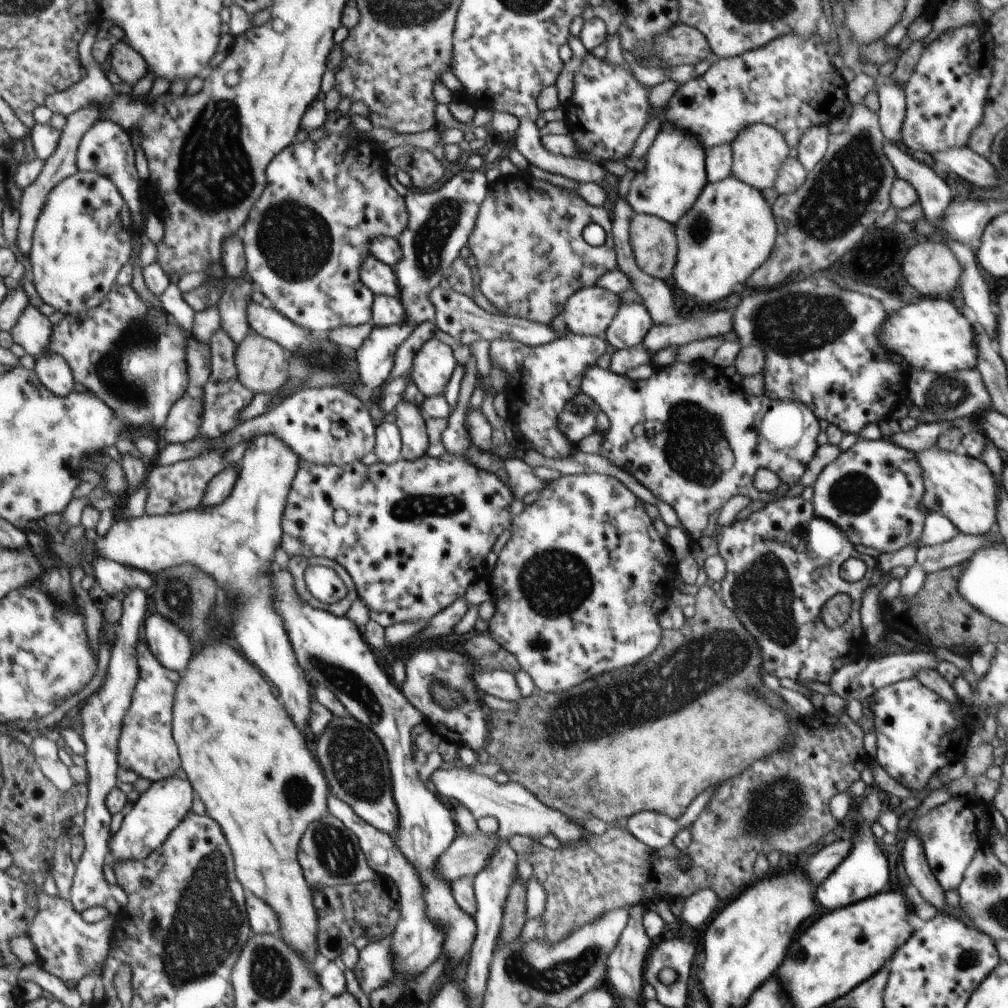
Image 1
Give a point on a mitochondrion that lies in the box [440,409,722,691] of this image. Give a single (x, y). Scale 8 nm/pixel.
(553, 582)

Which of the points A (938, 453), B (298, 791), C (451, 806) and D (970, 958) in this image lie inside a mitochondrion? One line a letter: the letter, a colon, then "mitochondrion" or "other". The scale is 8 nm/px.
A: other
B: mitochondrion
C: other
D: mitochondrion

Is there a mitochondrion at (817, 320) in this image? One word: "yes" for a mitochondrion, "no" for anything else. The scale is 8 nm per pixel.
yes

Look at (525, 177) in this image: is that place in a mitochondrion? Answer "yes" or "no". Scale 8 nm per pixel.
no

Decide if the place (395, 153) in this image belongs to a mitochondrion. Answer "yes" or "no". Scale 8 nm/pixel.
no

